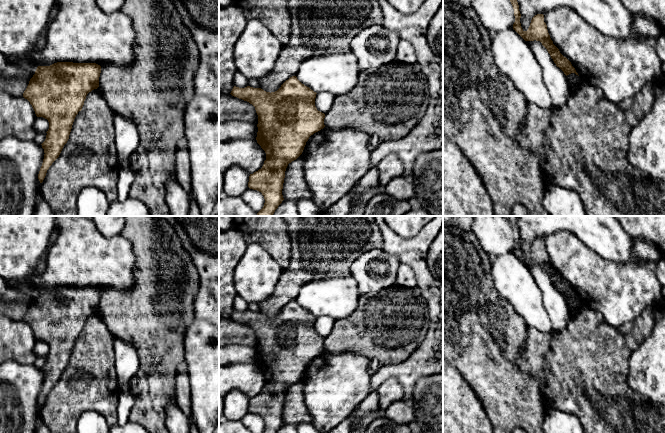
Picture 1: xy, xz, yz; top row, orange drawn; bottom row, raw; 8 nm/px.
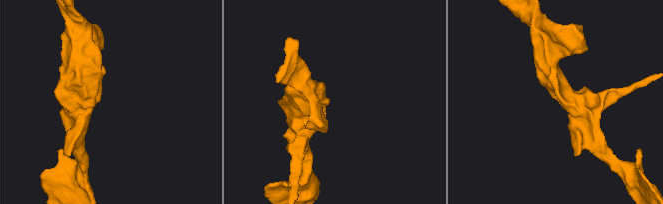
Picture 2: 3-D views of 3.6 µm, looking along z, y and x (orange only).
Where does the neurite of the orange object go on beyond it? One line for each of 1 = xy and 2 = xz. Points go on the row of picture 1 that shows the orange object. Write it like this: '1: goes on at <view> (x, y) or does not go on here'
1: does not go on here
2: does not go on here

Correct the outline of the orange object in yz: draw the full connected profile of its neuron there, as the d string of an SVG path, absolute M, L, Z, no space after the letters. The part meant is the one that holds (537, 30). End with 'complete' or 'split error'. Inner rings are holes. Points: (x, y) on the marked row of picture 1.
M510 0L510 2L513 6L515 16L513 29L525 41L540 41L542 45L547 49L556 66L559 67L566 76L571 73L575 73L576 75L578 75L575 68L572 66L571 62L566 57L564 57L560 53L559 49L553 44L553 41L551 40L547 30L547 25L544 22L544 15L535 15L531 20L528 30L524 31L520 23L521 14L519 11L518 2L517 0Z; complete

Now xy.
M57 62L50 66L38 66L30 79L23 97L30 102L37 117L49 122L46 139L41 144L45 154L38 174L40 183L67 143L74 119L82 110L87 94L99 87L100 73L101 66L96 63Z; complete

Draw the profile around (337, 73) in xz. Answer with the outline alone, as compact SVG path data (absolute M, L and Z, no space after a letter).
M352 52L335 53L303 60L295 76L314 92L330 92L336 97L352 91L360 71Z

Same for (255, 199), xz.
M250 188L241 195L241 198L257 213L263 208L265 203L262 193Z

